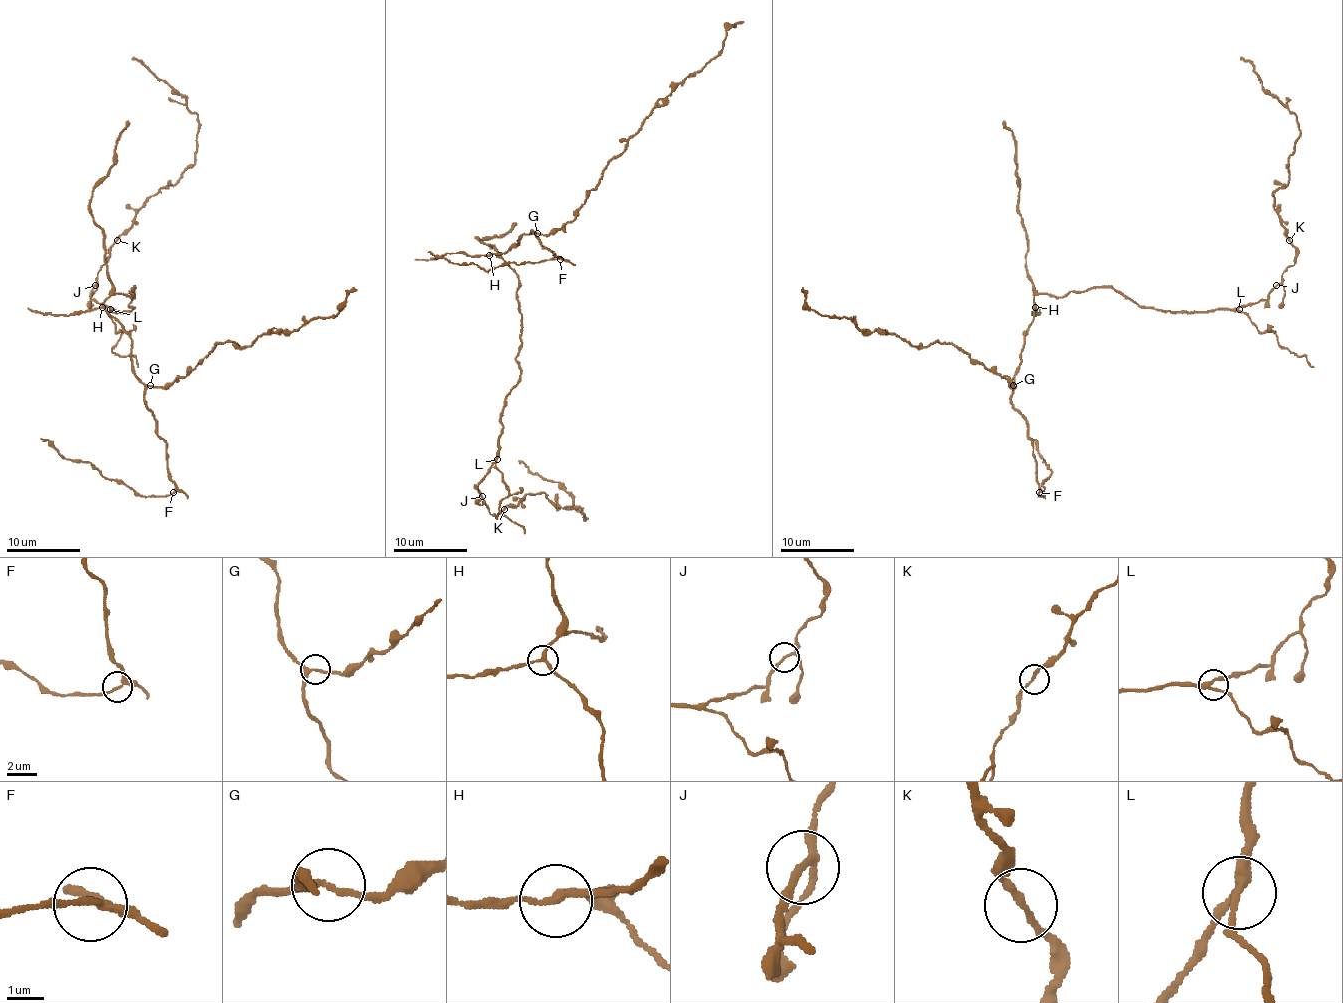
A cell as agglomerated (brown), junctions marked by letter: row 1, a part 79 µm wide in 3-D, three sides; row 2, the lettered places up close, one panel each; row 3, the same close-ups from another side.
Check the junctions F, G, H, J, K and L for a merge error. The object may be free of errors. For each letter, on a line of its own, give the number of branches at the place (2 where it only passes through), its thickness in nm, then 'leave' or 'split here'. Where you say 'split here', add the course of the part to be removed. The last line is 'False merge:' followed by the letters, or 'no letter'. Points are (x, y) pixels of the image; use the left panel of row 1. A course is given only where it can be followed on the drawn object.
F: branches 3; calibre 190 nm; leave
G: branches 3; calibre 190 nm; leave
H: branches 3; calibre 200 nm; leave
J: branches 3; calibre 150 nm; leave
K: branches 2; calibre 190 nm; leave
L: branches 3; calibre 240 nm; leave
False merge: no letter

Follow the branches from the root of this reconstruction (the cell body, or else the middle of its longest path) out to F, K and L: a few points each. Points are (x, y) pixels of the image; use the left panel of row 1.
F: (134, 287), (132, 296), (111, 294), (104, 309), (132, 340), (134, 372), (165, 442), (173, 492)
K: (134, 287), (130, 311), (113, 313), (91, 300), (97, 272), (117, 240)
L: (134, 287), (134, 298), (128, 305), (134, 307), (130, 311), (113, 313), (113, 309), (110, 309)

